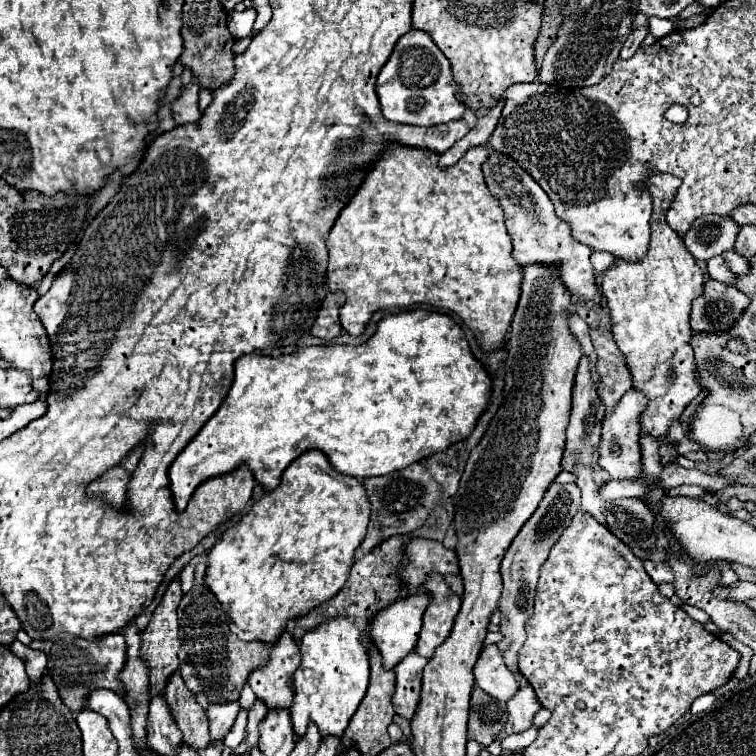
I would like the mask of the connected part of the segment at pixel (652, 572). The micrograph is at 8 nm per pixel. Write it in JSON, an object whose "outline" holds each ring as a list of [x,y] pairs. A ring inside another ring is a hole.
{"outline":[[[643,562],[643,564],[655,584],[671,584],[675,580],[673,570],[669,570],[669,566],[663,566],[663,562]]]}

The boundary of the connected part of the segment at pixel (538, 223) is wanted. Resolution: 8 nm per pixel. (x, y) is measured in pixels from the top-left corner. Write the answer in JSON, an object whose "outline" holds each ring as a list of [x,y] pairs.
{"outline":[[[491,150],[487,162],[483,162],[483,176],[485,176],[485,182],[491,190],[493,196],[499,198],[501,202],[501,208],[505,212],[505,226],[509,230],[509,236],[513,240],[513,258],[517,258],[517,262],[521,266],[529,264],[529,262],[541,262],[541,264],[553,264],[553,266],[559,266],[559,274],[561,274],[561,280],[565,282],[565,286],[569,288],[569,292],[577,294],[579,298],[587,298],[587,306],[591,308],[597,308],[601,302],[601,294],[599,294],[599,288],[595,284],[595,276],[593,276],[593,266],[589,262],[589,256],[591,256],[591,248],[577,242],[573,236],[571,236],[571,228],[567,222],[563,222],[557,214],[555,214],[555,208],[549,200],[549,196],[545,194],[545,190],[531,178],[529,172],[525,172],[513,158],[509,158],[507,154],[497,154],[497,150]]]}

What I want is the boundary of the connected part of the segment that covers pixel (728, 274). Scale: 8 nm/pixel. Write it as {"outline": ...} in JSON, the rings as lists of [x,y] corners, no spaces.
{"outline":[[[715,256],[715,258],[711,258],[711,262],[707,262],[707,264],[709,264],[709,276],[711,276],[711,278],[715,278],[715,280],[719,280],[719,282],[723,282],[723,284],[735,282],[737,274],[729,270],[729,266],[727,266],[727,262],[725,262],[723,256]]]}

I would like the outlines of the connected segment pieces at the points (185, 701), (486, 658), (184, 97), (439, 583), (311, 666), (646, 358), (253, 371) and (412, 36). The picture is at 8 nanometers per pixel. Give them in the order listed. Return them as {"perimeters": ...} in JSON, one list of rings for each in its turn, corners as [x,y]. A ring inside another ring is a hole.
{"perimeters":[[[[175,674],[175,678],[171,678],[171,682],[167,684],[165,700],[171,708],[177,728],[183,732],[183,744],[193,750],[207,748],[207,714],[197,698],[187,690],[187,686],[183,686],[183,678],[179,674]]],[[[495,644],[483,648],[473,672],[477,686],[499,702],[509,702],[519,690],[519,682],[507,670],[507,666],[503,666],[503,658],[499,658]]],[[[193,78],[185,86],[183,94],[173,102],[173,118],[177,124],[195,124],[201,120],[197,92],[199,92],[199,82],[197,82],[197,78]]],[[[431,574],[423,584],[423,590],[431,596],[431,602],[423,614],[423,628],[419,632],[415,652],[429,660],[435,648],[449,636],[461,608],[461,598],[443,582],[443,576],[439,574]]],[[[331,618],[329,622],[323,622],[319,628],[303,636],[301,656],[303,656],[303,662],[295,672],[295,698],[293,698],[293,706],[289,708],[293,732],[297,738],[303,738],[307,732],[307,726],[313,722],[319,728],[323,738],[325,736],[341,738],[351,716],[359,708],[369,684],[369,656],[361,644],[361,630],[355,626],[355,620],[351,618]]],[[[662,173],[649,178],[648,185],[653,198],[649,252],[637,264],[627,264],[617,258],[615,268],[603,272],[601,290],[611,314],[611,332],[627,358],[633,386],[647,392],[649,398],[649,406],[639,420],[641,430],[657,440],[661,466],[669,466],[677,462],[679,456],[677,446],[667,440],[669,426],[681,418],[687,404],[703,390],[699,374],[695,374],[693,348],[689,346],[693,338],[689,326],[691,302],[703,294],[703,270],[665,220],[681,182],[671,174]],[[669,374],[673,374],[673,378],[669,378]]],[[[413,310],[413,312],[401,312],[401,314],[385,316],[377,326],[375,336],[363,346],[309,346],[309,348],[297,350],[295,354],[282,354],[280,356],[247,354],[247,356],[241,356],[235,362],[233,390],[229,390],[221,408],[209,418],[209,422],[199,430],[199,434],[181,450],[181,454],[169,466],[169,488],[173,494],[175,510],[177,512],[185,510],[191,494],[197,490],[199,484],[203,484],[209,478],[215,478],[217,474],[229,474],[243,464],[253,472],[257,484],[263,486],[265,492],[271,492],[279,486],[281,474],[285,472],[285,468],[307,450],[321,450],[337,472],[347,474],[347,476],[355,476],[355,478],[385,476],[385,474],[391,474],[395,470],[407,468],[409,464],[419,462],[431,454],[443,452],[451,444],[467,438],[471,434],[471,430],[475,428],[477,418],[485,412],[485,408],[489,404],[489,388],[491,388],[491,380],[489,380],[485,368],[473,358],[463,330],[447,314],[427,312],[427,310]]],[[[409,30],[399,38],[393,54],[377,78],[377,96],[383,116],[395,124],[437,126],[451,120],[461,120],[465,106],[457,100],[459,84],[453,80],[449,60],[429,38],[419,30]]]]}

